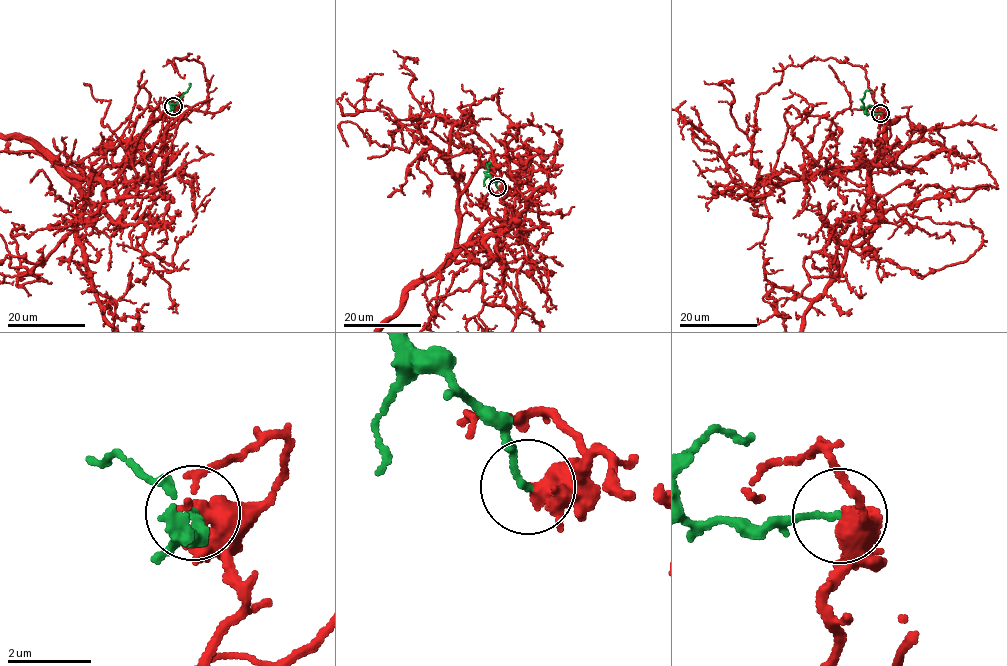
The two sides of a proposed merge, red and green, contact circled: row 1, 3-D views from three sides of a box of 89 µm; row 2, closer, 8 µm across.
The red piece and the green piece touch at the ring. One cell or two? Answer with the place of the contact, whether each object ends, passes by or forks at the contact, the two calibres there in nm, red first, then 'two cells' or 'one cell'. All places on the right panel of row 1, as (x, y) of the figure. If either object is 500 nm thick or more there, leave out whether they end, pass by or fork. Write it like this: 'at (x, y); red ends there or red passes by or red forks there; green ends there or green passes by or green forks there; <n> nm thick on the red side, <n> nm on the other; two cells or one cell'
at (880, 113); red passes by; green ends there; 480 nm thick on the red side, 150 nm on the other; two cells

